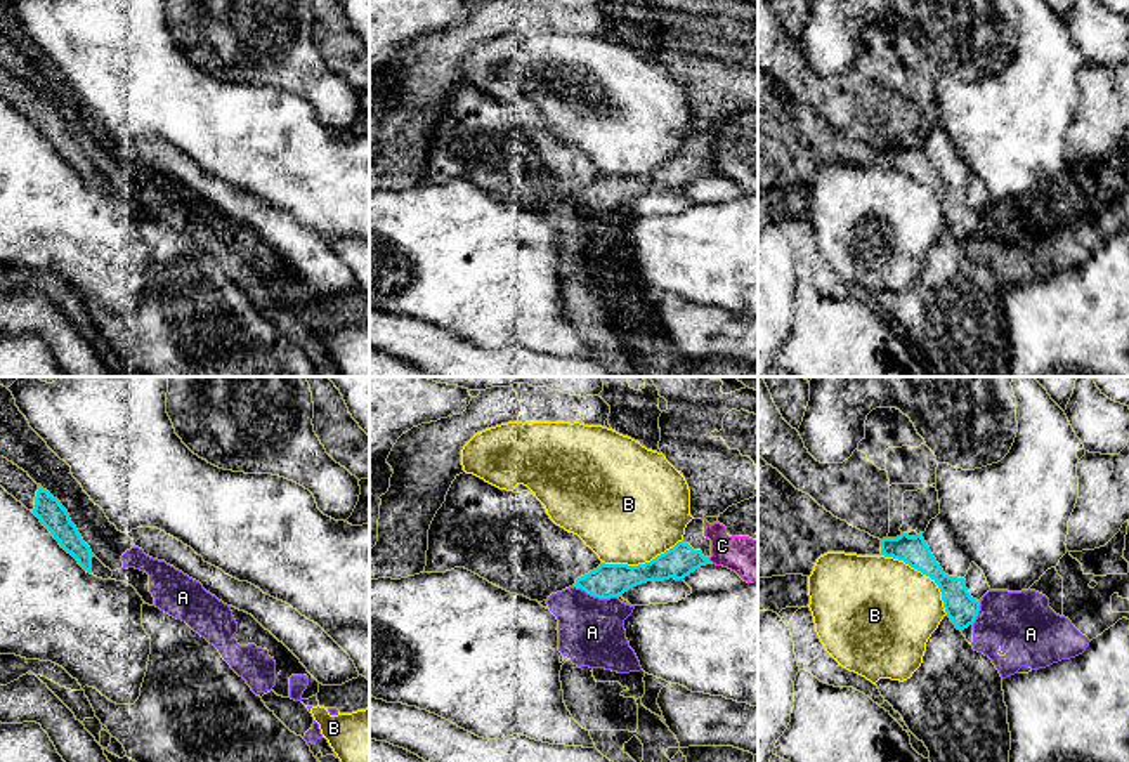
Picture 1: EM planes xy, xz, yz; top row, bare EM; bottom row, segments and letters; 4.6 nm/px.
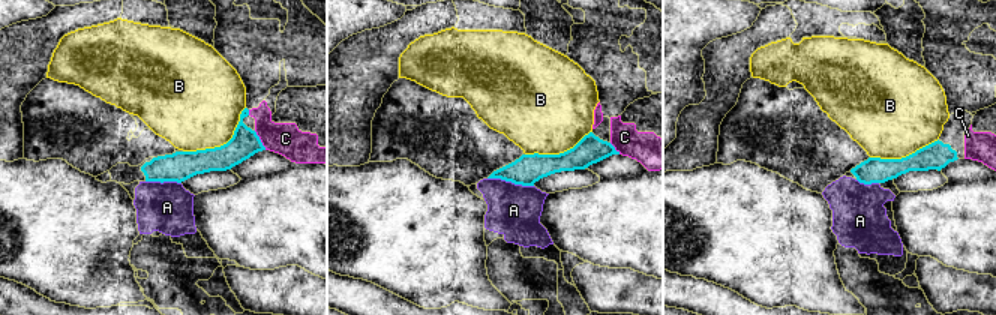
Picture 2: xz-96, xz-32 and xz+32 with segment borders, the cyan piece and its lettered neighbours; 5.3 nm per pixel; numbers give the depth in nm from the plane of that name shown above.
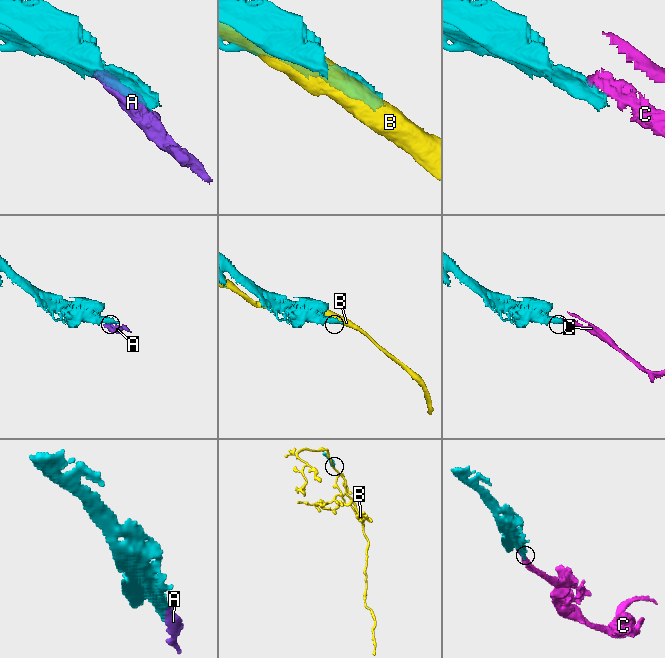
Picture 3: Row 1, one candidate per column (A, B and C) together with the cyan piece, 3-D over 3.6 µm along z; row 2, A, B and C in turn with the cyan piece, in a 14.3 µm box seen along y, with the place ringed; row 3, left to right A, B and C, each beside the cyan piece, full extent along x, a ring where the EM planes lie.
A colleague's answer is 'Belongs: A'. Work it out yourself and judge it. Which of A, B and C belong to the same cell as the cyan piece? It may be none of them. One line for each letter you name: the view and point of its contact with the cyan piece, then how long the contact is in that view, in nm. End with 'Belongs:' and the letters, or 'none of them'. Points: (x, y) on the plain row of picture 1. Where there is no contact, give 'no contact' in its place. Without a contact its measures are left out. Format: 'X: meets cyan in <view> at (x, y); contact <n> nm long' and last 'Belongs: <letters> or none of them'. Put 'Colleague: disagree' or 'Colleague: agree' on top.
Colleague: disagree
Belongs: none of them

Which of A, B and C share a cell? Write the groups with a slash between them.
A / B / C

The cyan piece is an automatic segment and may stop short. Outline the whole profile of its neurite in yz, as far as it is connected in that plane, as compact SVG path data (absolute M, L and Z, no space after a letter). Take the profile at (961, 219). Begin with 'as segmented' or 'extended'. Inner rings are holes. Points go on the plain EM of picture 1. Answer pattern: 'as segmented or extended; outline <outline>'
extended; outline M758 68L758 191L810 187L817 170L827 163L904 172L938 196L945 224L957 241L963 243L978 227L980 212L969 207L964 189L943 184L923 144L874 149L834 128Z

